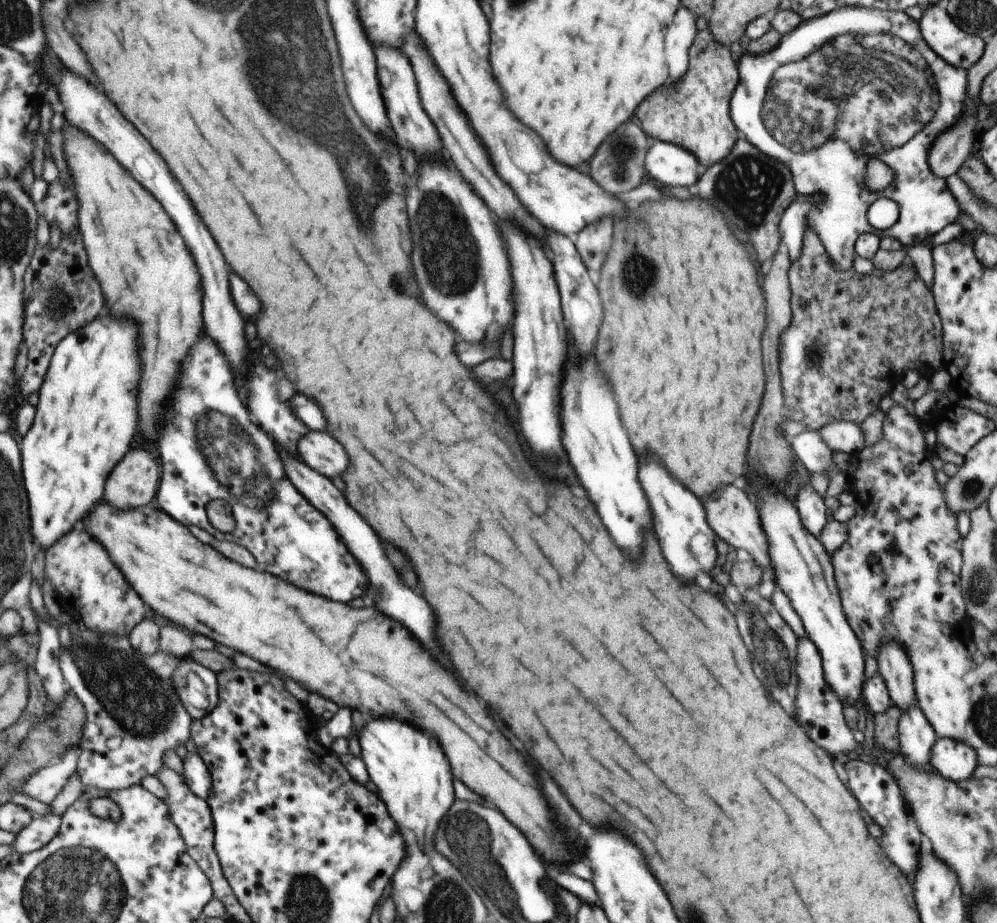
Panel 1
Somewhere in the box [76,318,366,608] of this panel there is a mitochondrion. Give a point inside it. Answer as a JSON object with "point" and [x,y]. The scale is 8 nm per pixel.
{"point":[223,443]}

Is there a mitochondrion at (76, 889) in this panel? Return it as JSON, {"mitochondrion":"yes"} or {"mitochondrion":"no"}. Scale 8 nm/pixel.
{"mitochondrion":"yes"}

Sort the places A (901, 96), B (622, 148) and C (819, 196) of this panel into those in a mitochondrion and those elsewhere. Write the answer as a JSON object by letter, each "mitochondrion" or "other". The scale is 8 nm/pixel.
{"A":"mitochondrion","B":"mitochondrion","C":"other"}

